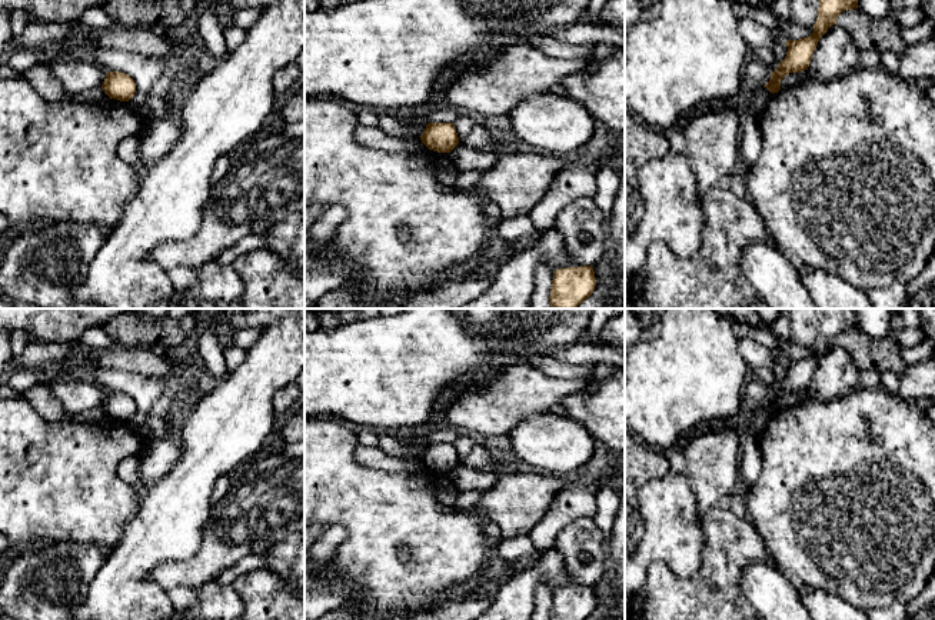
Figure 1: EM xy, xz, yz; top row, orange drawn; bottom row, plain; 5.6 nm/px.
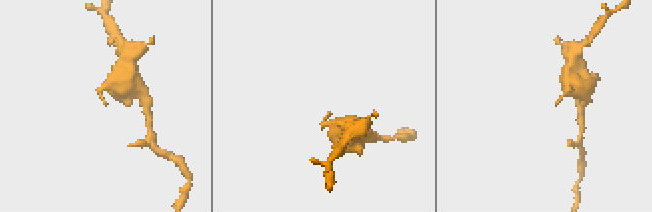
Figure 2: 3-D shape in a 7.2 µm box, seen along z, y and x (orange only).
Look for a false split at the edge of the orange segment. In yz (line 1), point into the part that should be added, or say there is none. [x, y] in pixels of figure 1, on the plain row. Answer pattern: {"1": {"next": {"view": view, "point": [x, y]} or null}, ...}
{"1": {"next": null}}

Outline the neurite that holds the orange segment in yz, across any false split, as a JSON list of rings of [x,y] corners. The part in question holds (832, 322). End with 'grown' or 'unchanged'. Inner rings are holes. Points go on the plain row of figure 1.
[[[816,309],[819,329],[813,344],[813,353],[799,360],[785,361],[788,371],[778,389],[772,391],[769,401],[763,406],[772,414],[781,410],[781,400],[789,393],[808,390],[812,374],[819,359],[828,349],[836,344],[838,336],[845,330],[858,329],[854,309]]] | unchanged

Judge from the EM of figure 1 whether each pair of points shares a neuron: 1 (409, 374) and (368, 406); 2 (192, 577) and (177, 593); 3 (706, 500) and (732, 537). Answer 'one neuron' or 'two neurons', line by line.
1: one neuron
2: two neurons
3: two neurons

